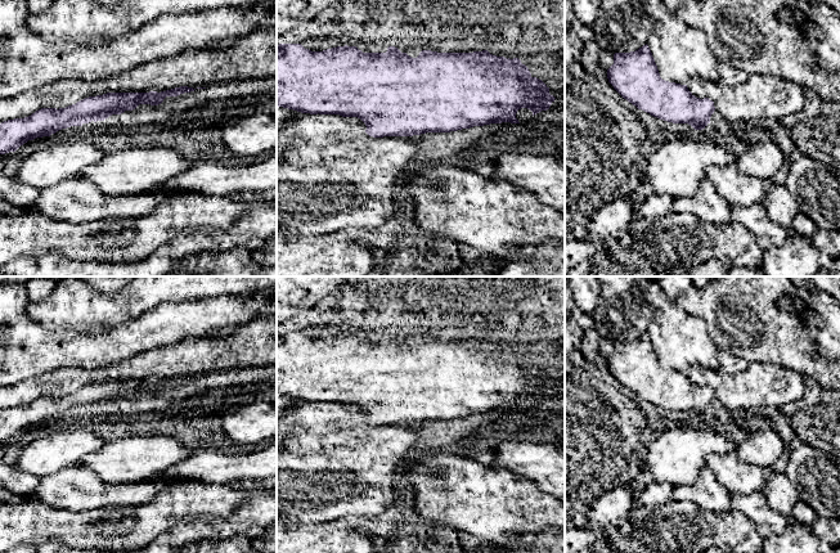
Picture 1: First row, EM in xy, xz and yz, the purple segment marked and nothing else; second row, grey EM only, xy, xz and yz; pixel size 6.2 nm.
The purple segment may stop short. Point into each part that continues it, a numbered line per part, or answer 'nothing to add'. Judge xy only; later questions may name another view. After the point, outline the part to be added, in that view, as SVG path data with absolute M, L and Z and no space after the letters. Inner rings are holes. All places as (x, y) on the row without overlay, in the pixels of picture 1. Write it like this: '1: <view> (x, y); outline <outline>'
nothing to add

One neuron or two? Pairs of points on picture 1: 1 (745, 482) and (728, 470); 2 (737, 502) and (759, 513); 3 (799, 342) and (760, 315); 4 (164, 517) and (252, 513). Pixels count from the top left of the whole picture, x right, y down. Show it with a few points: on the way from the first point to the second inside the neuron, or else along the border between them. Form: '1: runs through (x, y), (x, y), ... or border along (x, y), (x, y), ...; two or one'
1: runs through (741, 479), (732, 472); one
2: runs through (742, 503), (750, 504), (754, 508); one
3: runs through (790, 342), (769, 324); one
4: border along (250, 494), (225, 517), (198, 518); two

